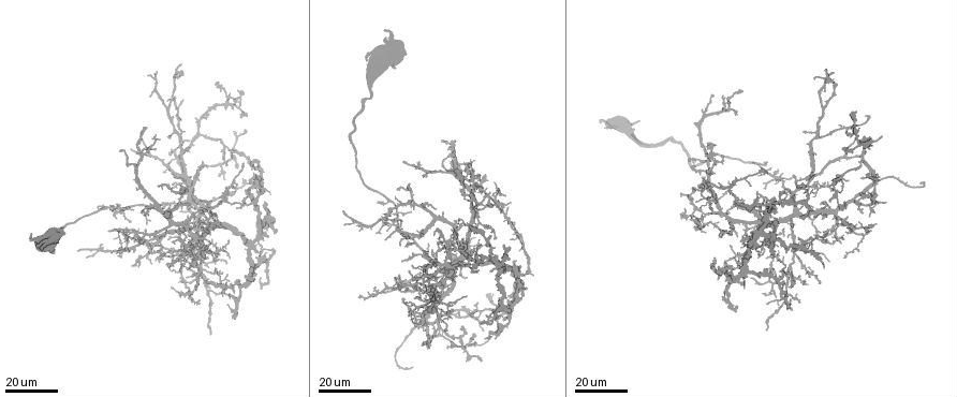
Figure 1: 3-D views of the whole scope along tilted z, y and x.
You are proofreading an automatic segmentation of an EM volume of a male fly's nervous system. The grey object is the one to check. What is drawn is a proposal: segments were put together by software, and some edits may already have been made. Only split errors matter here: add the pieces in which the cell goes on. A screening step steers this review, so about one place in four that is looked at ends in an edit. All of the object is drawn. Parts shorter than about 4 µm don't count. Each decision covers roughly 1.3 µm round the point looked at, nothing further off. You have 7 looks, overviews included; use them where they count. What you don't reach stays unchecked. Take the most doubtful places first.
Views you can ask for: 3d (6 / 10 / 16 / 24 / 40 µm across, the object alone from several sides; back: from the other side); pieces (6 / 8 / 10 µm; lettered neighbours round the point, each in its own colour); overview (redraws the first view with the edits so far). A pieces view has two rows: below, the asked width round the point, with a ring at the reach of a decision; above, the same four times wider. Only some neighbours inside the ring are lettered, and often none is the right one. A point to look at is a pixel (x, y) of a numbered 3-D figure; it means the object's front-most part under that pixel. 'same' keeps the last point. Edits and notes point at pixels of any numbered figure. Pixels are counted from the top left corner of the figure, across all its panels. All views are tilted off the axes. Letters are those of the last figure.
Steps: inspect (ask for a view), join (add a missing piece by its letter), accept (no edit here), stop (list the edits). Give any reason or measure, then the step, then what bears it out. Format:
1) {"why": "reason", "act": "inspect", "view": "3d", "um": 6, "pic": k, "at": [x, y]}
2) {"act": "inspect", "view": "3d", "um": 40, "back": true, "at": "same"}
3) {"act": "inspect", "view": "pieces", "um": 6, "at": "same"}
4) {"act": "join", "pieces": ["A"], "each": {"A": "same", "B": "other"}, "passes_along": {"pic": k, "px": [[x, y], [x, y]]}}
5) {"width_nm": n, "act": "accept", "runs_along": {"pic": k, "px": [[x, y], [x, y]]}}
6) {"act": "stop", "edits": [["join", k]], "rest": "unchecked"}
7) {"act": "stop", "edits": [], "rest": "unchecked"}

{"why": "free end", "act": "inspect", "view": "3d", "um": 16, "pic": 1, "at": [184, 99]}

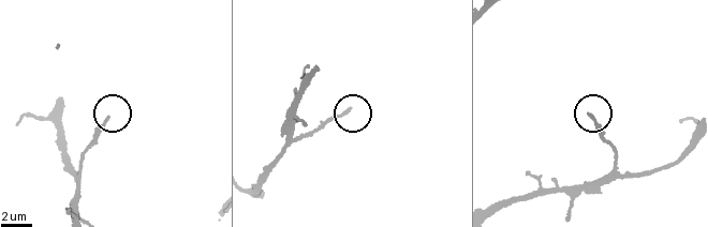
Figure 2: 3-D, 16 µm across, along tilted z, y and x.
{"act": "inspect", "view": "pieces", "um": 8, "pic": 2, "at": [108, 118]}

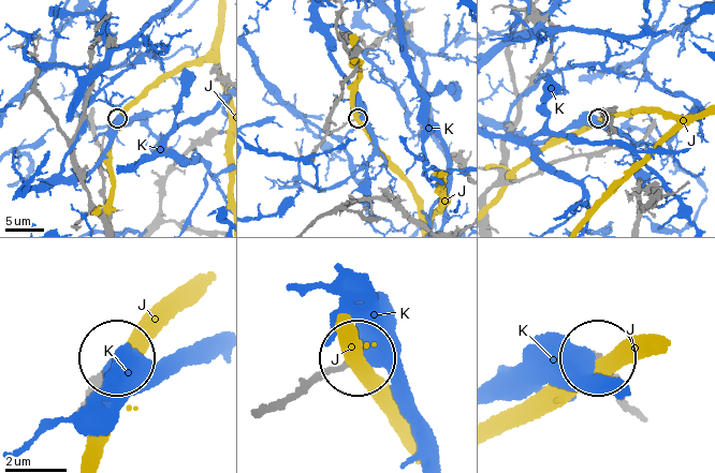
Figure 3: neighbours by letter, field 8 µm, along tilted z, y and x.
{"act": "accept", "each": {"J": "other", "K": "other"}, "runs_along": {"pic": 3, "px": [[633, 403], [601, 360]]}, "found": "none of them fits"}

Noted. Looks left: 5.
{"why": "free end", "act": "inspect", "view": "3d", "um": 24, "pic": 1, "at": [410, 320]}

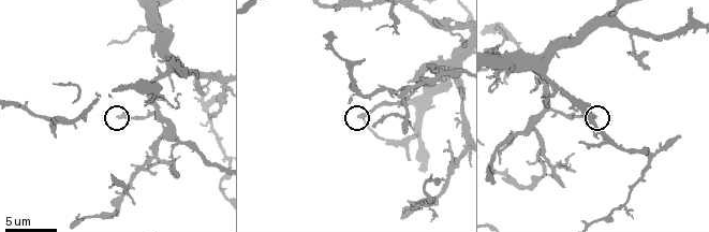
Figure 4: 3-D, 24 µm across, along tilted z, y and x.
{"act": "inspect", "view": "pieces", "um": 10, "pic": 4, "at": [359, 118]}

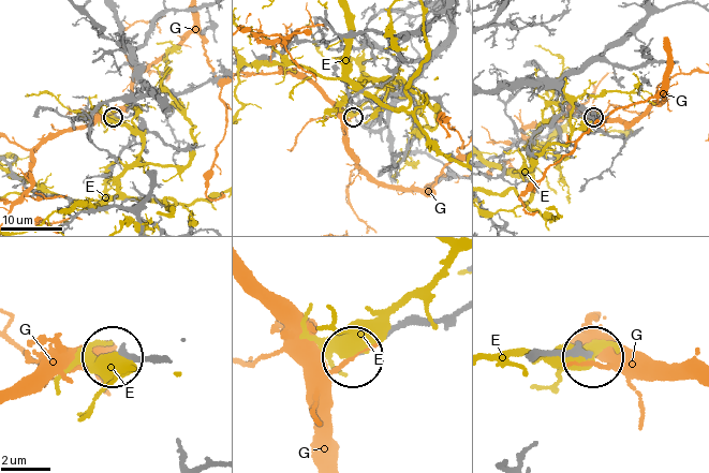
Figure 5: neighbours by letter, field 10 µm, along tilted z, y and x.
{"width_nm": 230, "act": "accept", "each": {"E": "other", "G": "other"}, "found": "none of them fits"}

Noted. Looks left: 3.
{"why": "branch stops here", "act": "inspect", "view": "3d", "um": 24, "pic": 1, "at": [225, 155]}

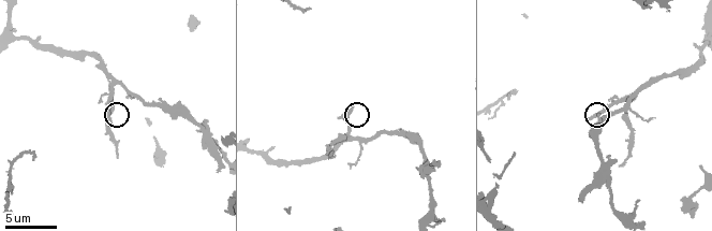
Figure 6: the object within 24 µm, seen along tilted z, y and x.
{"act": "inspect", "view": "3d", "um": 10, "pic": 6, "at": [112, 121]}

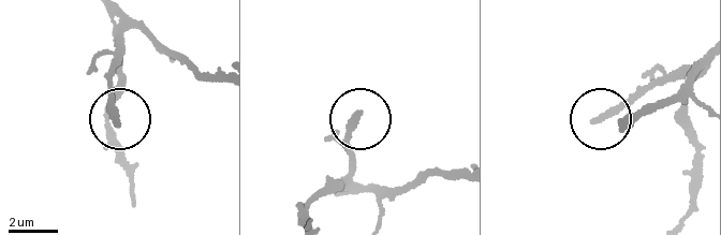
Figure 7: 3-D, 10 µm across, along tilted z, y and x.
{"act": "inspect", "view": "pieces", "um": 10, "pic": 7, "at": [116, 122]}

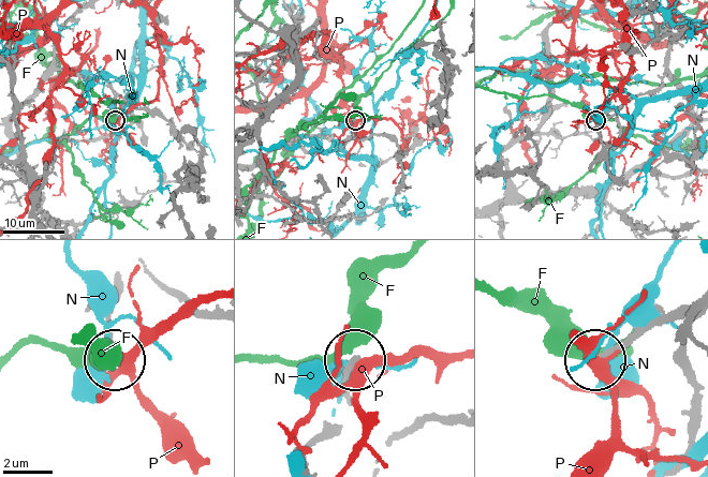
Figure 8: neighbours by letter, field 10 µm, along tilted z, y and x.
{"act": "accept", "each": {"F": "other", "N": "other", "P": "other"}, "found": "no lettered piece goes on from it"}

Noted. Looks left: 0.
{"act": "stop", "edits": [], "rest": "unchecked"}

